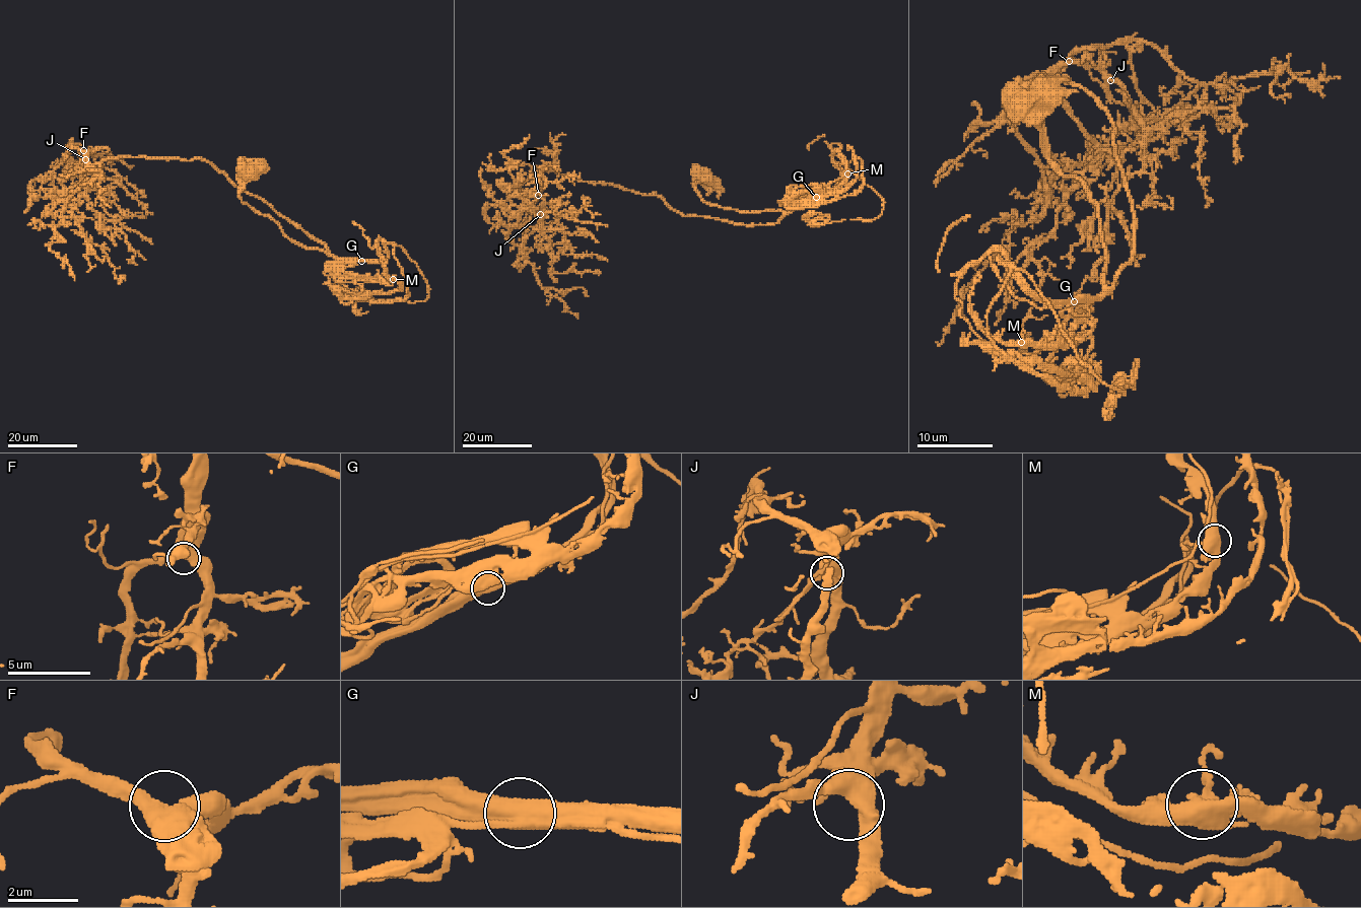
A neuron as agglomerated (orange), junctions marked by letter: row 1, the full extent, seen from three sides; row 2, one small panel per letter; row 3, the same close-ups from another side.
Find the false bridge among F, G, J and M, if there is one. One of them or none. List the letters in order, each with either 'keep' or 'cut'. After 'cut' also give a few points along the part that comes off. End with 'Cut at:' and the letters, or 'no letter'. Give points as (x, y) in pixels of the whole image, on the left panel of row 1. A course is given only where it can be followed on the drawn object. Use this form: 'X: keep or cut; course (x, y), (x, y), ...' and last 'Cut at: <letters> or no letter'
F: keep
G: cut; course (361, 261), (338, 260), (203, 159), (91, 164), (87, 151), (85, 180), (108, 200), (103, 208), (137, 265)
J: keep
M: keep
Cut at: G

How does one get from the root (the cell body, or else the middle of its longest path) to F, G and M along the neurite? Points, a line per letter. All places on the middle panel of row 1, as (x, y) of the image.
F: (701, 176), (693, 187), (708, 203), (784, 214), (770, 224), (683, 215), (658, 196), (548, 168), (538, 195)
G: (701, 176), (693, 187), (705, 202), (742, 211), (789, 210), (816, 197)
M: (701, 176), (693, 187), (705, 202), (754, 212), (797, 208), (796, 196), (800, 191), (836, 188), (847, 173)

